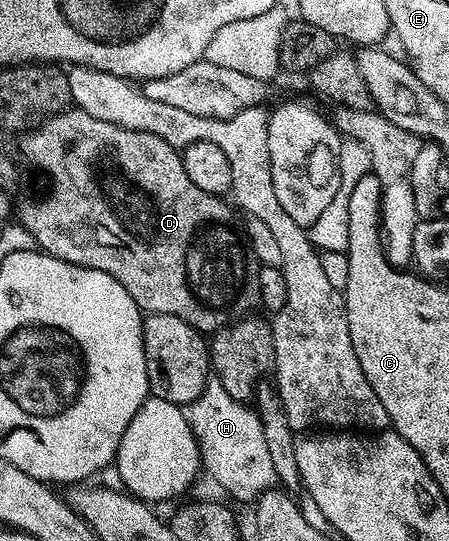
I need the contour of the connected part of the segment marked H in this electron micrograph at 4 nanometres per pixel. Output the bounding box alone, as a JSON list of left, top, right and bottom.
[188,378,277,502]

